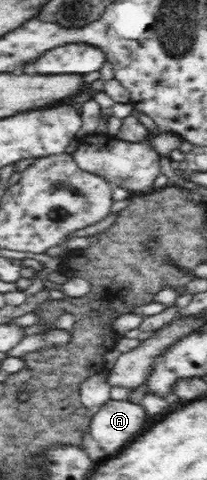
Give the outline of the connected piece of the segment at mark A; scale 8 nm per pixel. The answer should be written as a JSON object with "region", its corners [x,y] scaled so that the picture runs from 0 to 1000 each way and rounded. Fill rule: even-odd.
{"region":[[[536,831],[464,852],[420,894],[507,942],[556,946],[749,883],[749,871],[681,842]]]}

